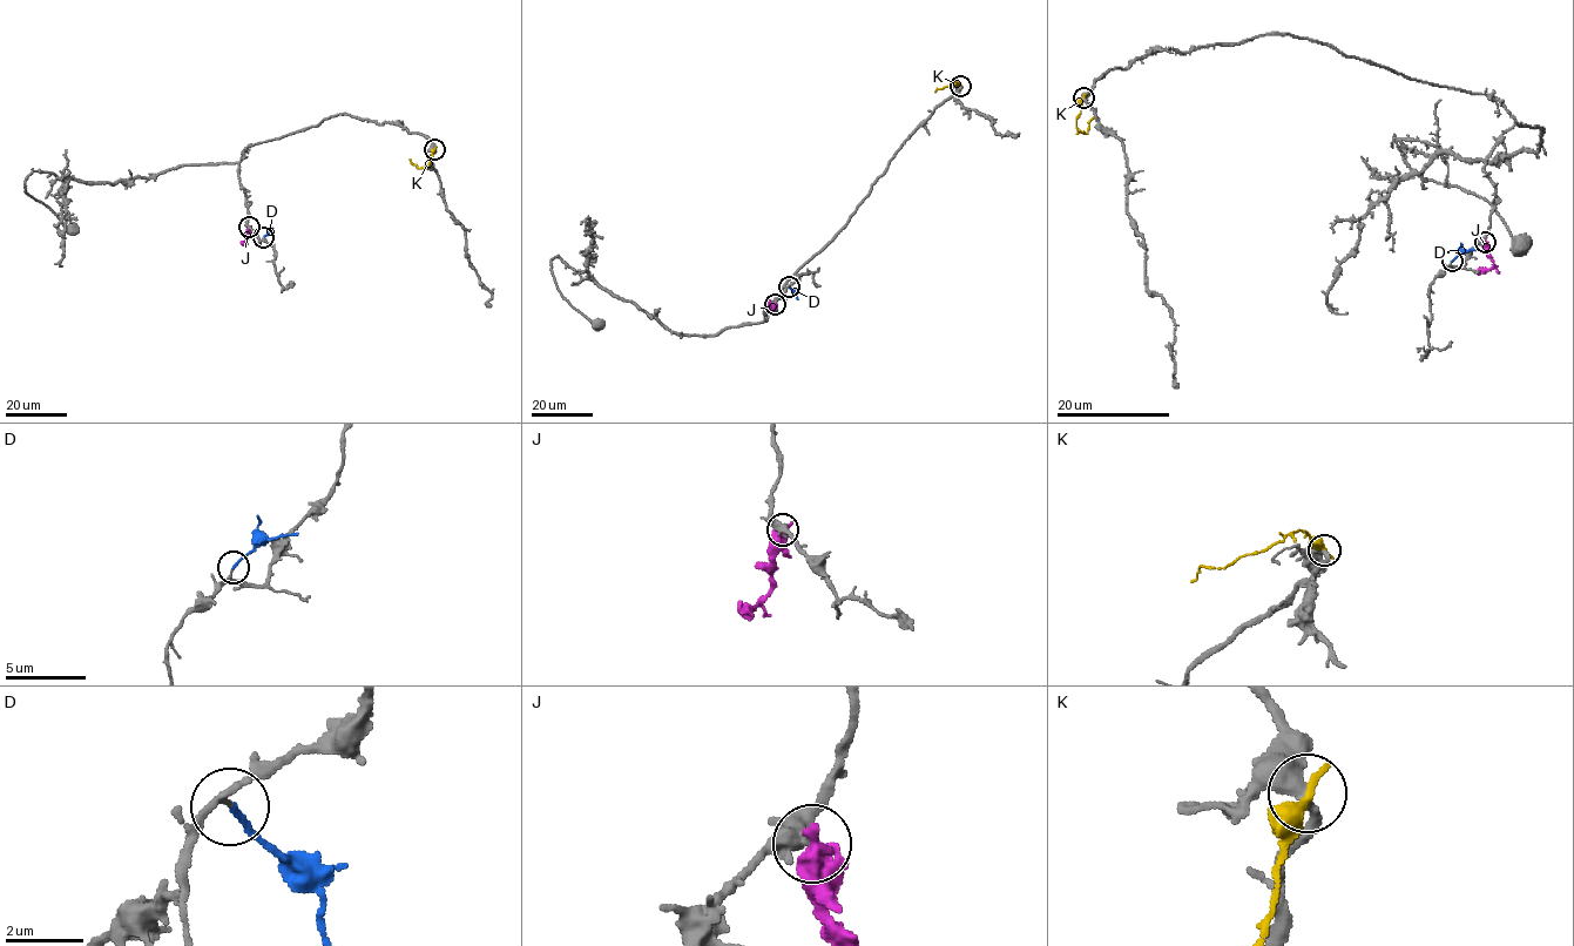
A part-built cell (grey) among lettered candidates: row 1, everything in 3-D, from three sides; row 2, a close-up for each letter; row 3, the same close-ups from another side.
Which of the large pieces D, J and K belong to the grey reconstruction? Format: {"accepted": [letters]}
{"accepted": ["D"]}

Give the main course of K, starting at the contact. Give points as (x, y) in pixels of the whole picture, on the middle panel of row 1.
K: (960, 86), (953, 82), (936, 92)

